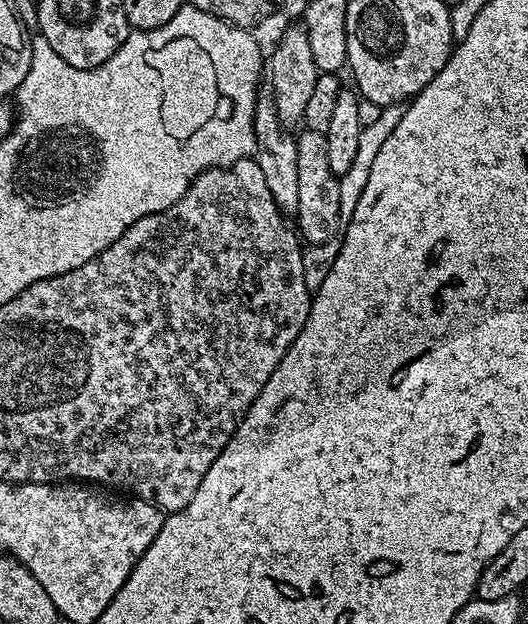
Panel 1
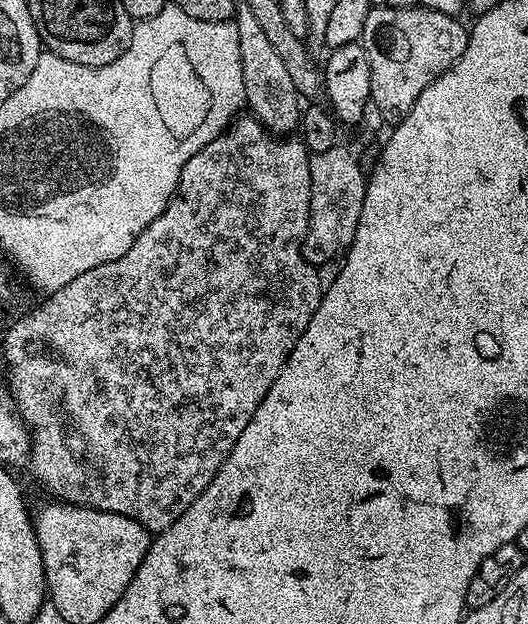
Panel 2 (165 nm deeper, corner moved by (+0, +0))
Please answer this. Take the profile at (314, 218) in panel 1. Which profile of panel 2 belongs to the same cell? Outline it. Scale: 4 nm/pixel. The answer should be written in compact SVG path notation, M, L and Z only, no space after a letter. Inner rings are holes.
M337 146L330 150L313 152L308 157L310 166L310 222L306 230L306 238L302 246L304 261L313 266L339 261L347 253L354 238L354 230L358 230L358 218L362 218L362 206L366 191L366 172L360 169L356 156L348 148Z

